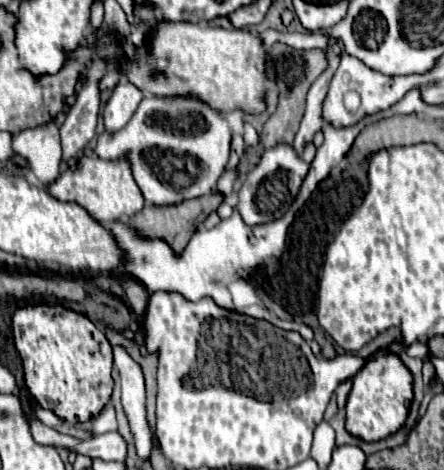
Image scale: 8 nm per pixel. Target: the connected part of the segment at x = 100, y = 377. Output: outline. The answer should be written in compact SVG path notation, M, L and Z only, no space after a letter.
M30 305L18 309L16 315L12 316L12 334L24 367L24 385L40 407L54 411L60 419L70 423L90 421L104 409L112 395L112 347L104 333L88 317L64 309L62 305Z

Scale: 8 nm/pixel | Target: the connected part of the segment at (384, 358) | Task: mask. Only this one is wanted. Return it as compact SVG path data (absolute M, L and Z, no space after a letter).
M386 349L374 353L368 363L354 375L352 391L345 405L345 427L362 441L380 441L396 433L408 415L412 401L412 375L406 365Z

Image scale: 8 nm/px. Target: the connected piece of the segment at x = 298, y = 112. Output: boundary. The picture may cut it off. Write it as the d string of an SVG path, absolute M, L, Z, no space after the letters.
M276 43L270 49L268 69L272 71L272 77L276 79L276 85L280 89L280 97L278 97L278 107L276 107L278 113L274 113L274 115L278 115L278 133L274 129L276 123L274 123L274 117L272 117L270 123L266 123L264 133L260 133L260 147L264 147L264 149L276 145L278 141L280 143L292 143L292 139L298 131L298 125L302 121L302 115L304 115L304 103L306 103L308 87L326 69L326 55L324 55L322 49L312 49L312 51L302 51L300 53L300 51L284 45L284 43Z

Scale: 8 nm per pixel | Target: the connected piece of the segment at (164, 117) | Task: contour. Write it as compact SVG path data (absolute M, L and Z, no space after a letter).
M148 97L142 99L140 107L136 109L134 117L128 121L128 125L112 135L102 133L98 135L98 143L94 147L94 153L100 159L118 159L128 157L132 163L134 179L144 195L144 199L152 205L178 205L186 199L202 197L212 193L216 181L226 169L228 155L230 155L230 127L228 123L212 111L206 103L192 99L192 97L174 97L174 99L156 99Z

